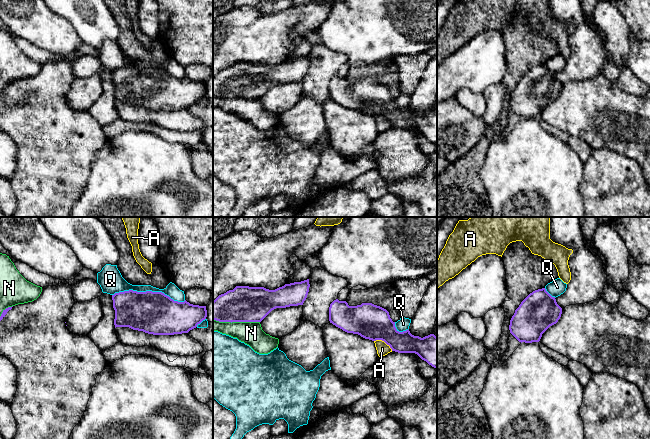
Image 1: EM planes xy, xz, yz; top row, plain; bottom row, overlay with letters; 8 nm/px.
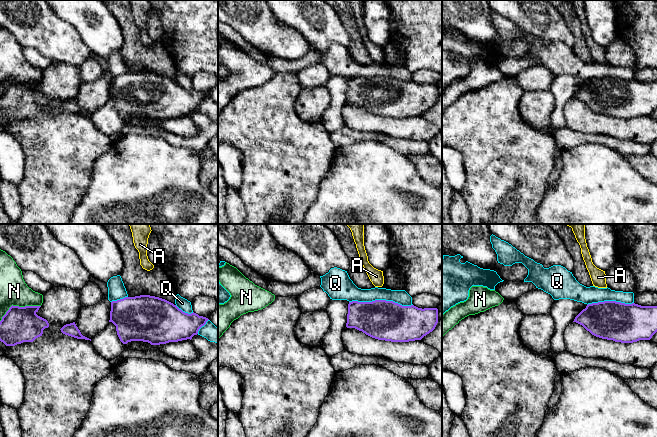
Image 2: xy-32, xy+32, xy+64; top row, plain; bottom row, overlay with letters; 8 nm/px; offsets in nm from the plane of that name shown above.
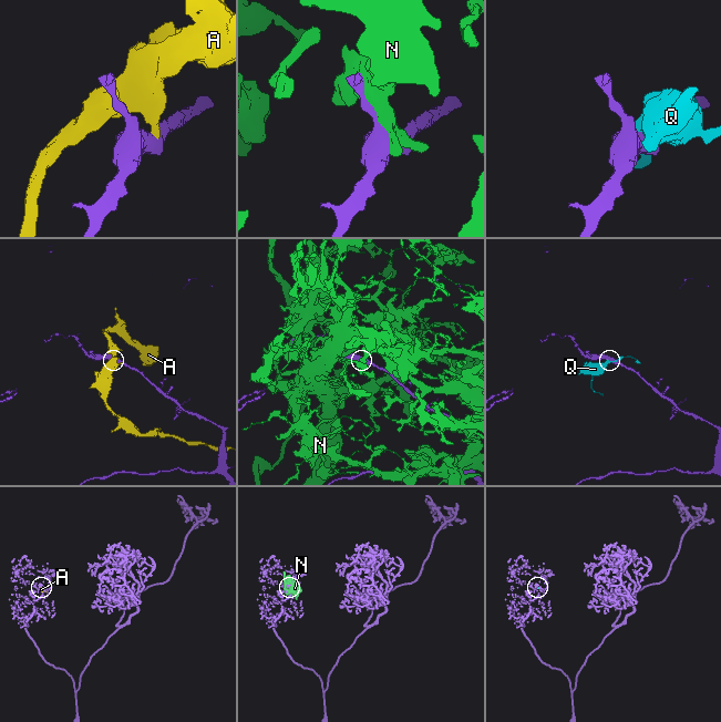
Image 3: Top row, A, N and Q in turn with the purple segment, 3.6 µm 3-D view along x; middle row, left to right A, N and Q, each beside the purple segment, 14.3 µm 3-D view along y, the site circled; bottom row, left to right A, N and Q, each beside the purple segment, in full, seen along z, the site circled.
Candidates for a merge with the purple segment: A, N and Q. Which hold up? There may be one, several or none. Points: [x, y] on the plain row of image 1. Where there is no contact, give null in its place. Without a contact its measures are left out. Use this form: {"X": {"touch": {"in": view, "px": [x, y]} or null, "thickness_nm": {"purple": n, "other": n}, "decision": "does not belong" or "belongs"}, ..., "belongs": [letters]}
{"A": {"touch": {"in": "xz", "px": [384, 117]}, "thickness_nm": {"purple": 280, "other": 100}, "decision": "does not belong"}, "N": {"touch": {"in": "xz", "px": [236, 97]}, "thickness_nm": {"purple": 280, "other": 190}, "decision": "does not belong"}, "Q": {"touch": {"in": "xy", "px": [149, 67]}, "thickness_nm": {"purple": 340, "other": 120}, "decision": "does not belong"}, "belongs": []}

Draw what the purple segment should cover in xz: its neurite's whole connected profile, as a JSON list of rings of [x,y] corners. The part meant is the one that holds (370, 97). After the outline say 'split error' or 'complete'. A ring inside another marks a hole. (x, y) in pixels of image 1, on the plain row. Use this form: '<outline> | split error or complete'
[[[334,76],[329,83],[329,97],[347,109],[358,110],[372,117],[382,116],[398,129],[415,129],[437,145],[437,113],[414,112],[409,105],[399,108],[389,88],[372,79],[349,82],[346,77]]] | complete

